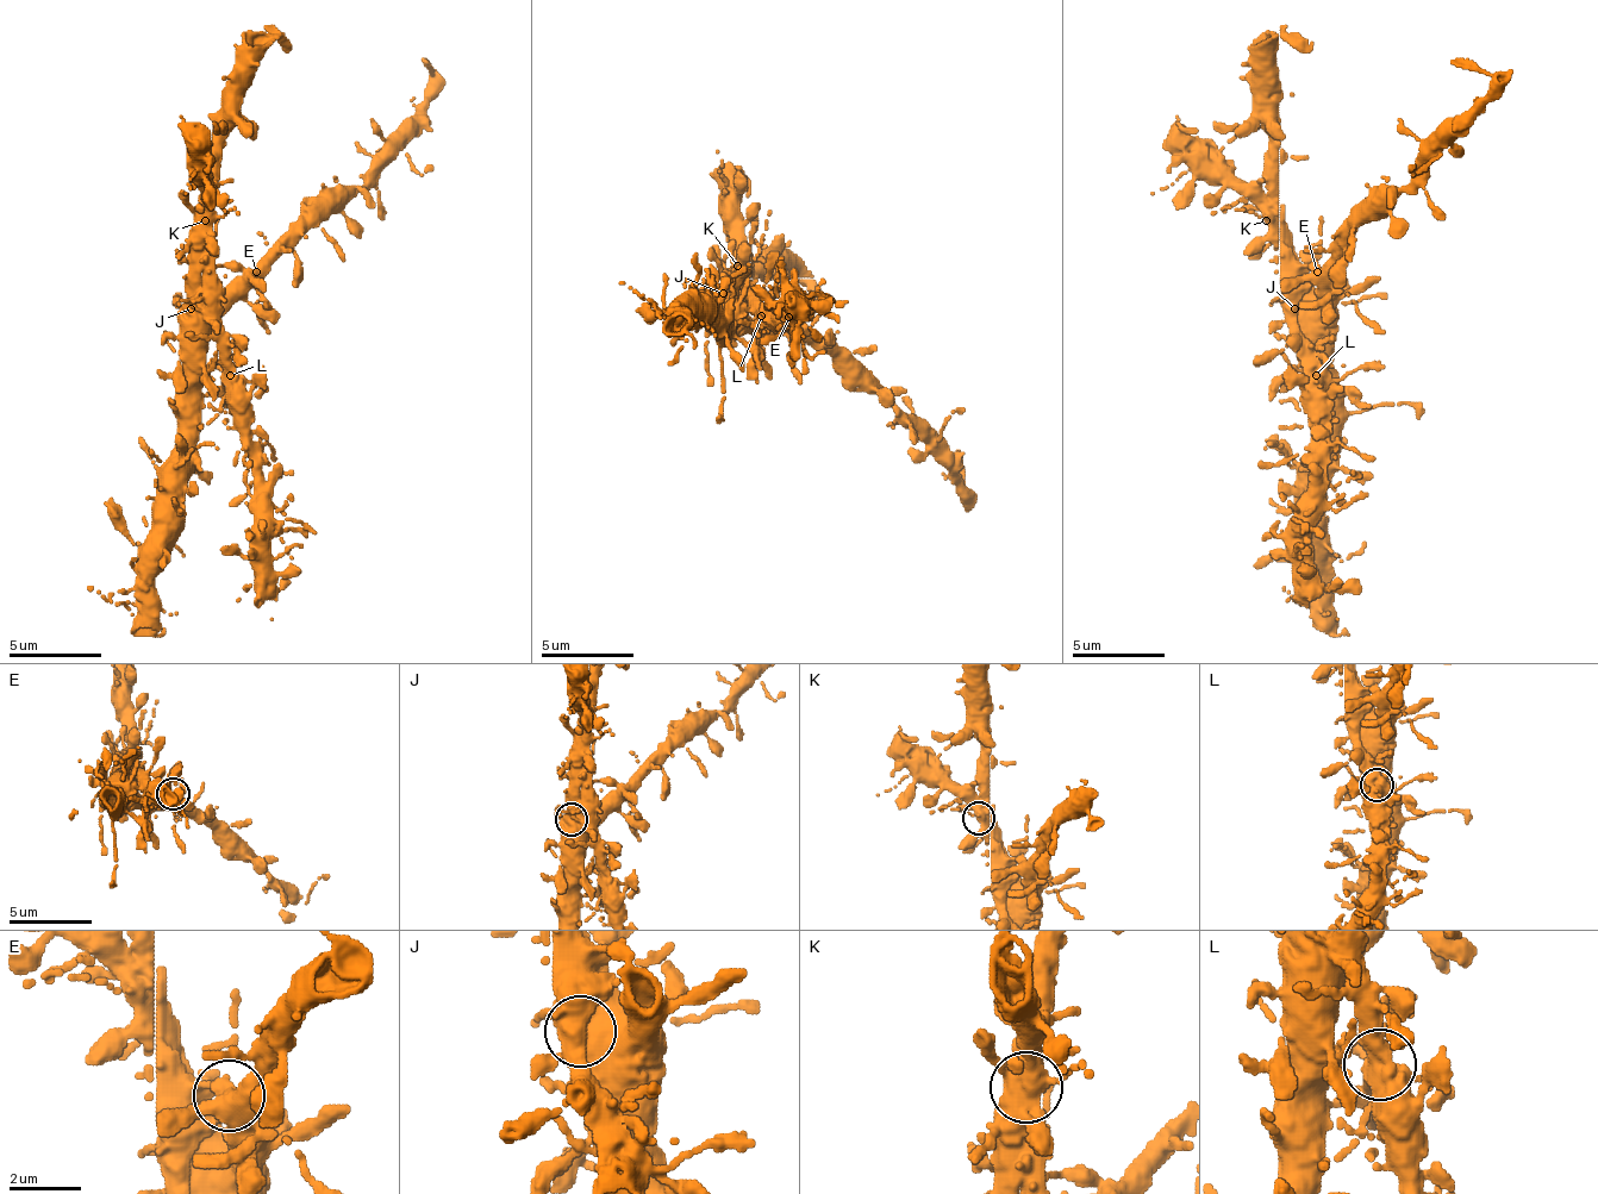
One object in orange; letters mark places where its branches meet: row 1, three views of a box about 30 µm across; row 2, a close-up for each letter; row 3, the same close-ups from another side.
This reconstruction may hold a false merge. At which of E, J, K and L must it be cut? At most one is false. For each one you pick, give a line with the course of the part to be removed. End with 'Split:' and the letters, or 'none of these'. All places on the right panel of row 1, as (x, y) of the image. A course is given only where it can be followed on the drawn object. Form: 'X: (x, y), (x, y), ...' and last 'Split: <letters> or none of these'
L: (1317, 374), (1312, 406), (1308, 569), (1336, 592), (1336, 620)
Split: L

